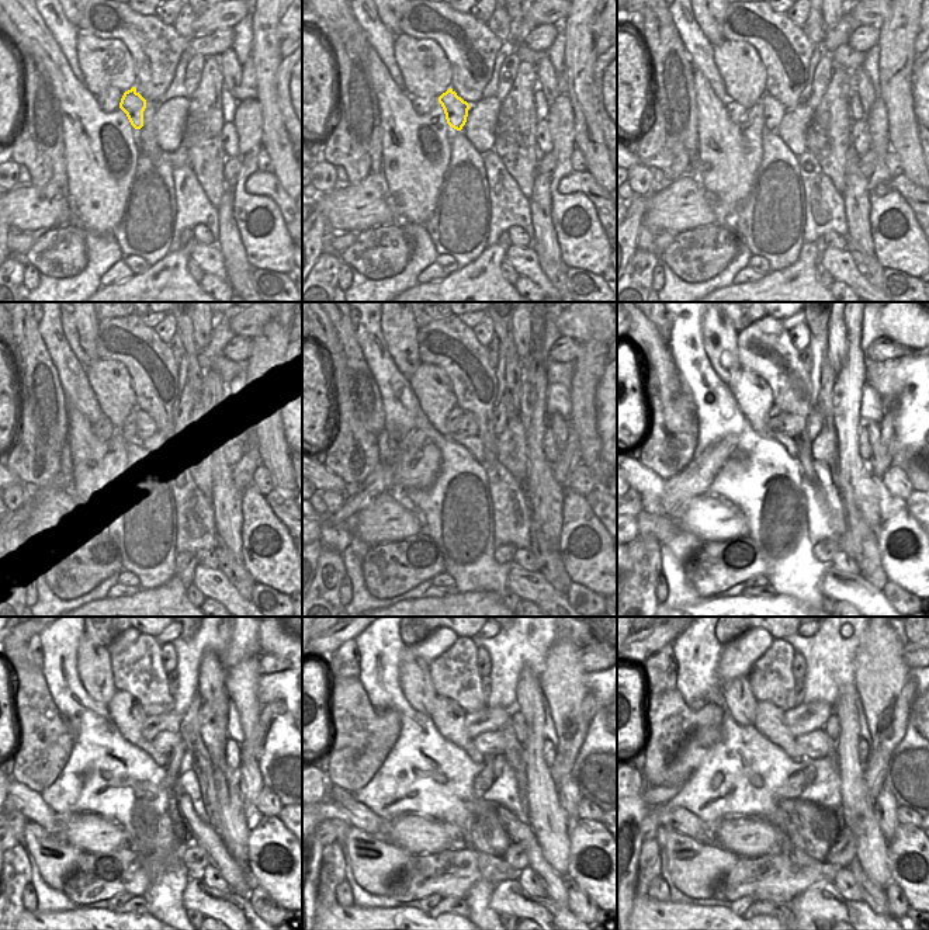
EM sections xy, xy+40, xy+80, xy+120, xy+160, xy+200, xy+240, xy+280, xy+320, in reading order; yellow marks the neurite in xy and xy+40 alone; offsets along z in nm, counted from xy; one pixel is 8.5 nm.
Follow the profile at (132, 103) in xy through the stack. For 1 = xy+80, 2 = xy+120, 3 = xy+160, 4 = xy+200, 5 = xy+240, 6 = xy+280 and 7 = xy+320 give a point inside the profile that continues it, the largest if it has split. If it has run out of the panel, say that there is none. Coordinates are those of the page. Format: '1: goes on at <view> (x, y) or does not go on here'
1: goes on at xy+80 (773, 110)
2: goes on at xy+120 (146, 427)
3: goes on at xy+160 (468, 426)
4: goes on at xy+200 (791, 426)
5: goes on at xy+240 (165, 742)
6: goes on at xy+280 (491, 743)
7: goes on at xy+320 (815, 745)

